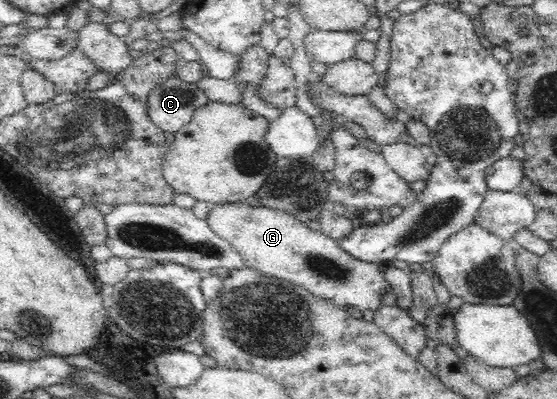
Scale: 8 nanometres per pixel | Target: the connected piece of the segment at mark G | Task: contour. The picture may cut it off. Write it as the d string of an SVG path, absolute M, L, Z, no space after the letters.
M242 202L213 204L206 220L218 236L242 255L248 268L264 276L286 279L320 299L332 301L336 306L344 309L352 306L361 312L380 310L380 296L390 290L383 265L350 256L338 246L337 240L310 229L286 211Z

